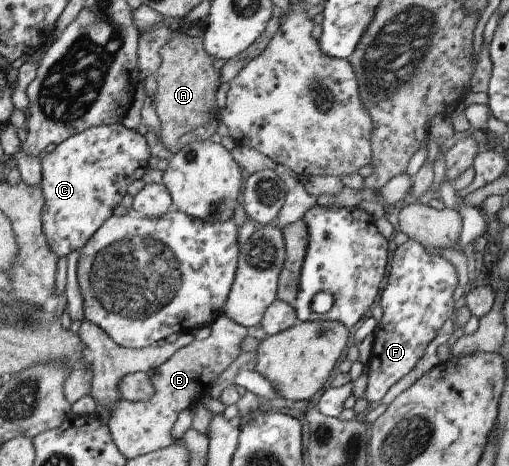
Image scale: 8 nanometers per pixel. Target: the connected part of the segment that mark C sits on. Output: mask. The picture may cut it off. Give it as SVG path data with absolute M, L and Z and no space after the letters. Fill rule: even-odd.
M116 125L92 126L64 139L41 160L40 189L44 197L41 224L50 251L59 259L71 252L79 252L98 227L112 217L113 209L120 205L126 188L146 172L150 152L143 135L133 129Z

